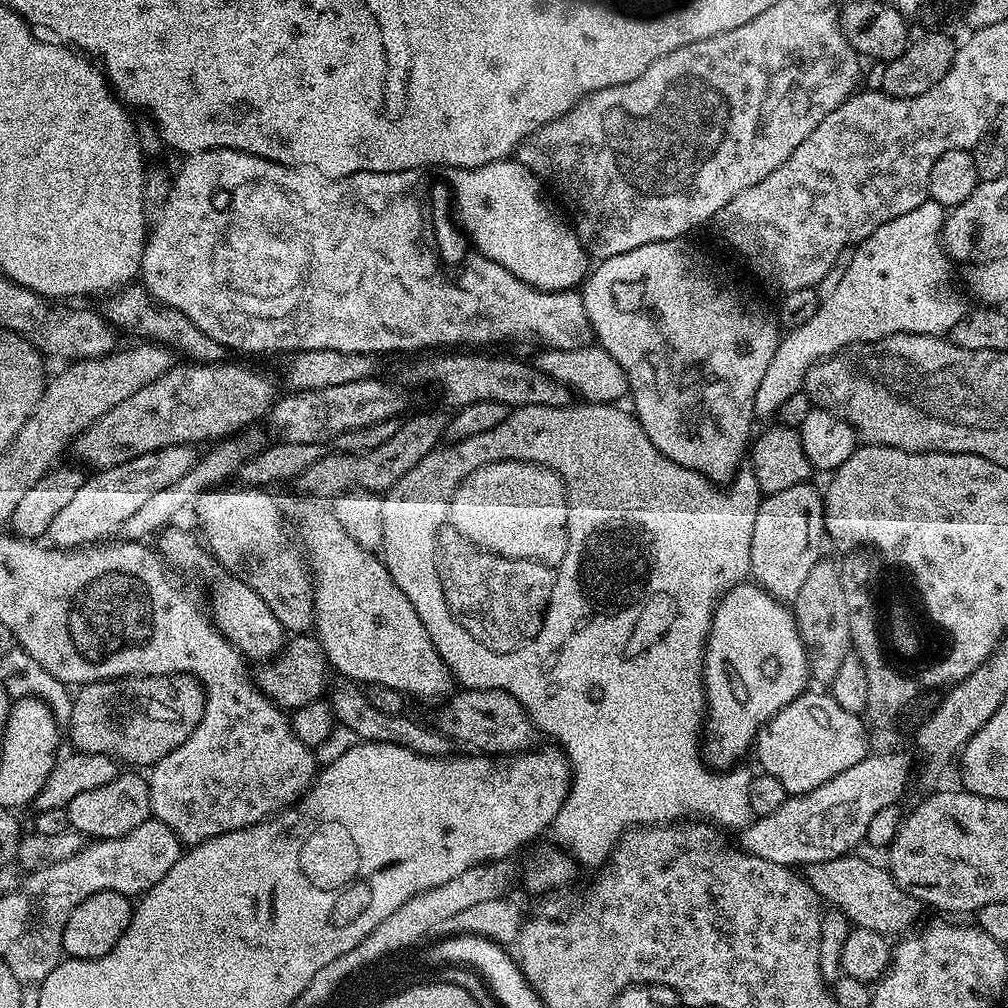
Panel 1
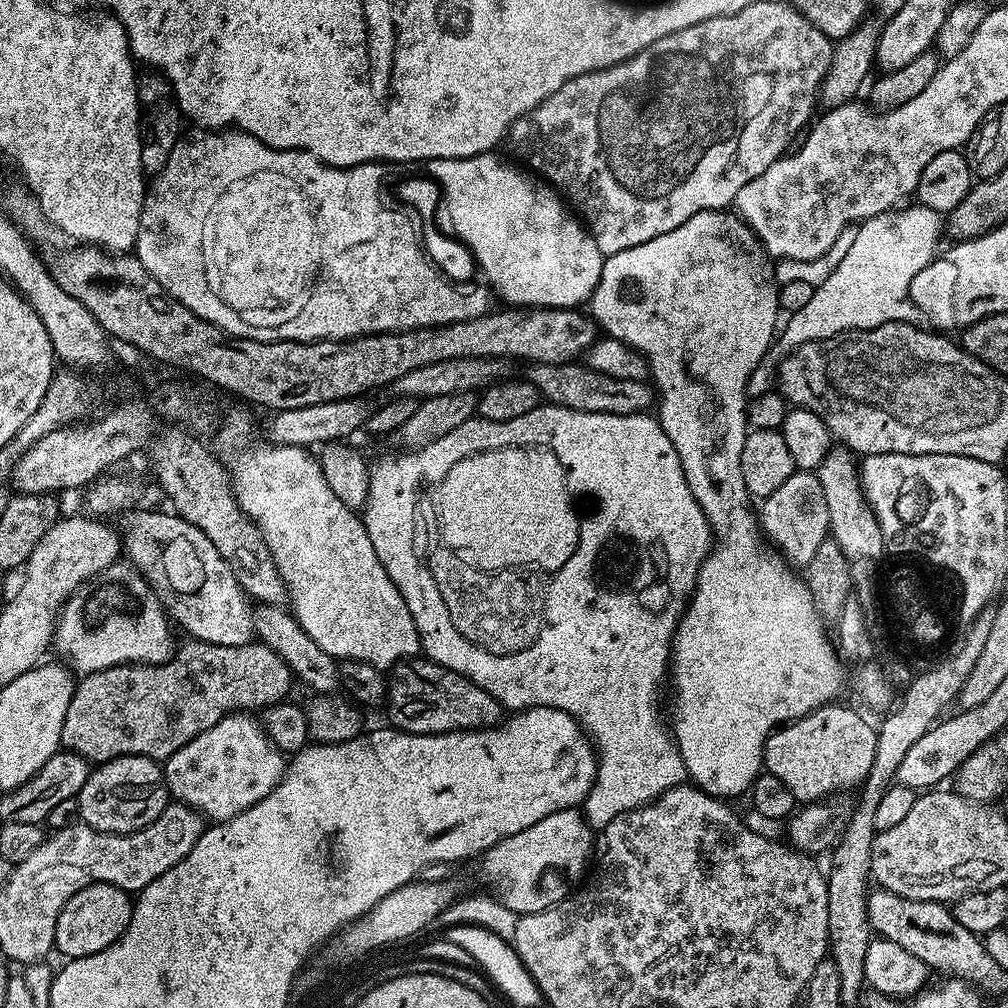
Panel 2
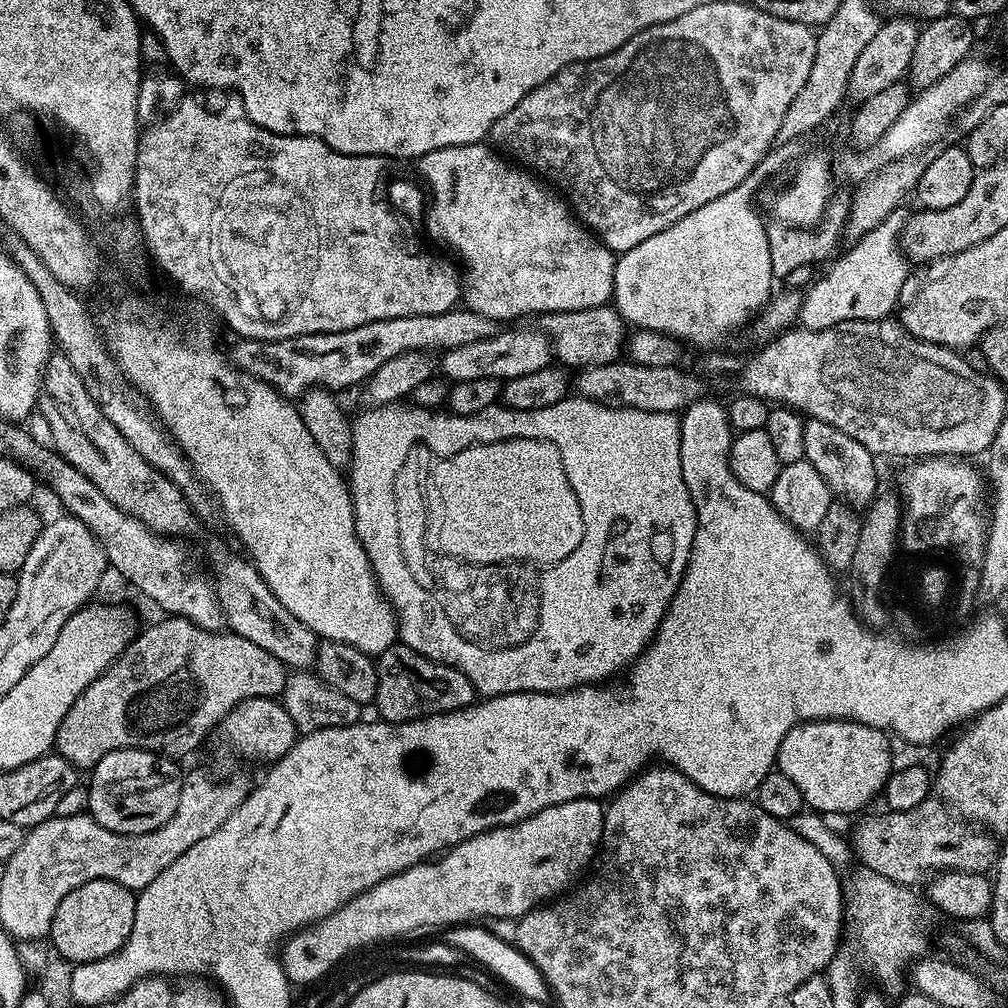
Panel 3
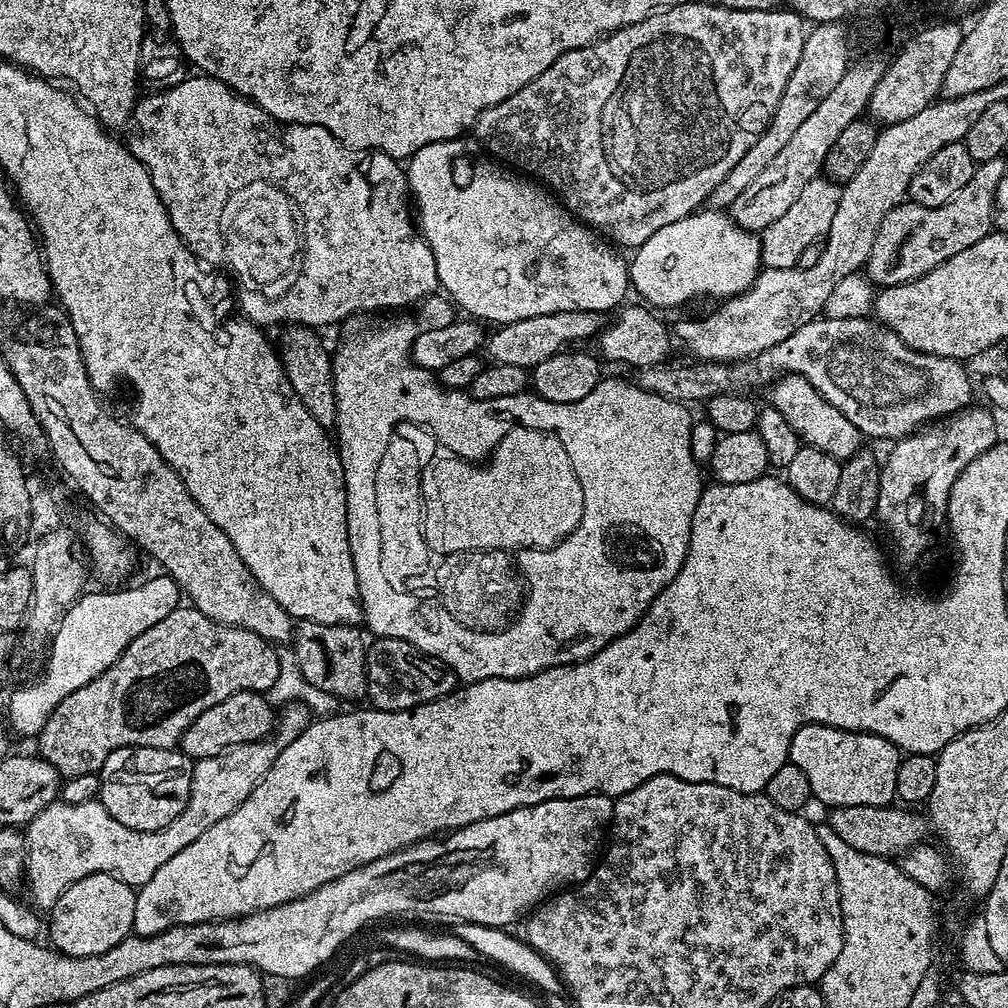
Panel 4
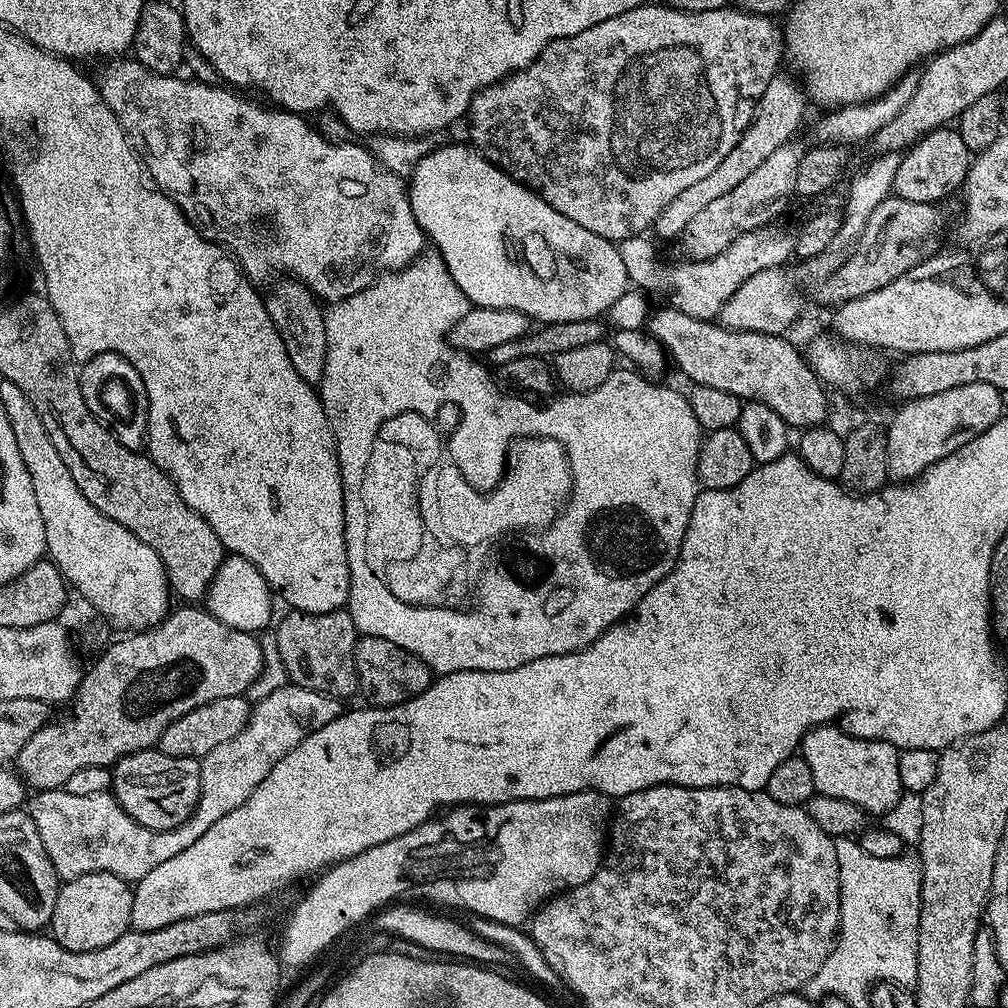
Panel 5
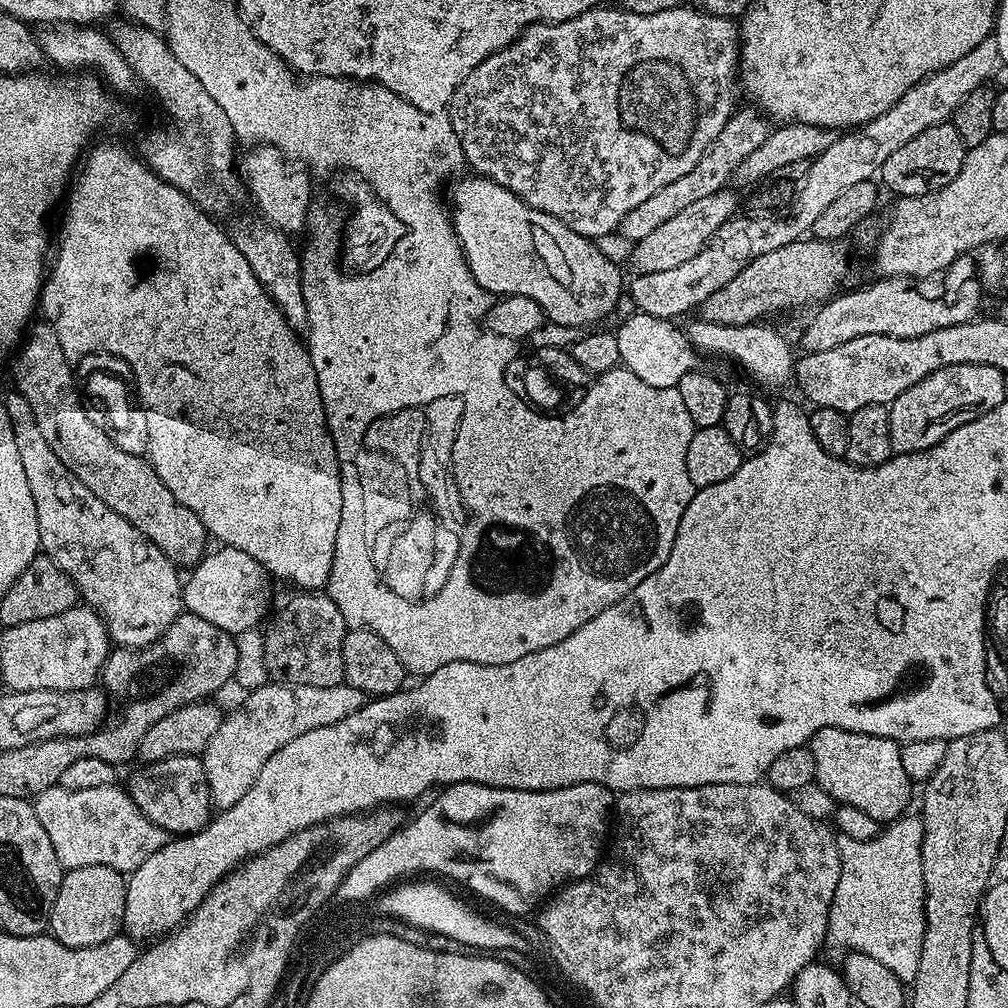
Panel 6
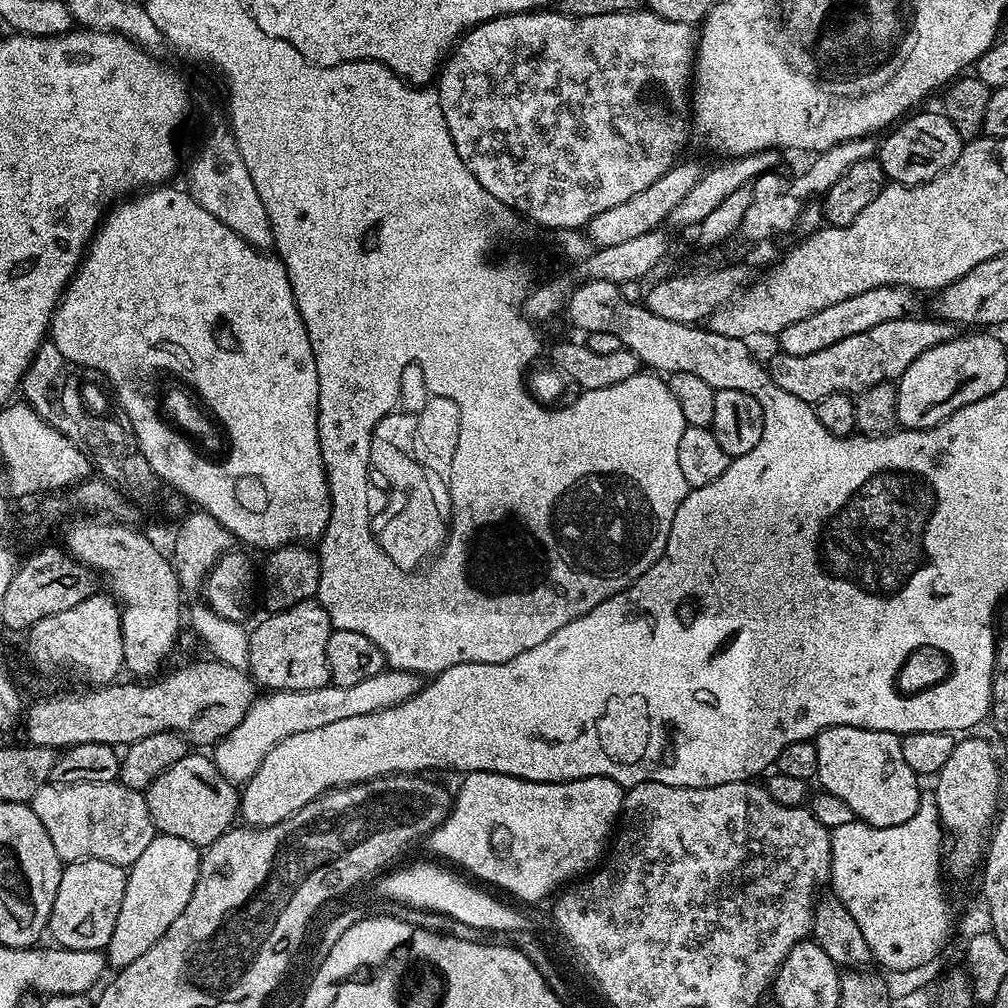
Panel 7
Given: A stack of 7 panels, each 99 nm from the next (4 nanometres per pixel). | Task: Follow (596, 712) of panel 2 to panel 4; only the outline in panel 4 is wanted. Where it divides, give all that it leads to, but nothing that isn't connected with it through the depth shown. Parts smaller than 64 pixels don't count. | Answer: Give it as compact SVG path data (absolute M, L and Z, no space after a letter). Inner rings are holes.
M392 320L389 324L380 324L377 328L368 328L365 332L352 332L348 337L345 338L344 341L340 344L340 349L337 352L334 352L332 356L332 373L334 374L334 394L336 395L336 405L338 406L338 414L336 415L336 426L334 429L334 443L340 453L340 461L342 462L342 470L344 471L344 482L350 482L350 454L352 452L356 452L354 450L354 446L356 446L356 438L354 436L360 436L358 440L370 440L370 446L366 448L366 454L364 456L370 456L372 454L372 450L374 450L374 454L376 454L376 446L382 446L384 448L385 440L388 439L388 436L391 434L393 430L400 424L419 424L422 428L427 428L429 432L432 433L436 438L437 445L441 449L447 450L451 455L457 457L467 458L473 462L480 462L485 459L489 454L491 454L495 448L498 446L500 442L502 442L502 438L506 436L506 434L510 433L510 430L514 430L515 427L532 427L534 430L540 430L542 432L552 433L558 438L559 442L562 442L562 445L566 448L566 453L570 456L570 462L573 463L574 472L577 475L578 482L581 483L582 486L582 502L584 503L584 513L582 514L582 521L584 522L583 526L580 528L580 532L576 532L575 535L571 535L566 538L566 542L563 545L560 545L559 548L574 548L574 544L576 544L576 548L578 548L578 552L576 554L580 554L578 556L578 566L572 566L572 568L578 568L578 572L572 572L572 574L568 574L568 576L560 576L558 580L556 580L556 584L552 586L552 612L550 614L546 614L546 620L544 622L520 622L520 628L512 628L512 632L508 632L508 636L472 636L472 632L464 632L464 628L460 628L460 624L452 624L452 620L448 620L448 616L444 616L444 612L435 613L434 608L428 608L427 604L422 605L422 603L417 603L417 600L411 597L411 594L408 590L403 590L401 592L395 592L394 589L388 587L388 584L385 583L384 577L382 577L380 572L380 562L379 562L379 528L377 528L378 521L376 518L376 510L374 508L368 508L368 506L374 506L373 498L370 498L370 502L354 502L352 498L346 498L346 506L366 506L366 508L346 508L346 538L350 542L350 558L354 558L354 574L358 578L358 594L360 595L360 610L362 613L362 624L365 629L371 634L373 637L379 638L385 636L386 638L398 638L399 640L405 640L406 642L410 642L410 646L414 646L420 652L425 652L426 655L432 657L433 660L446 665L450 671L456 675L457 681L463 682L464 684L473 684L474 682L482 682L486 678L510 678L511 680L521 680L522 678L526 678L527 676L533 676L534 674L538 674L544 670L550 670L551 668L557 668L558 666L562 666L563 664L576 664L580 660L588 660L590 657L596 653L598 650L602 650L605 646L610 643L612 640L617 640L619 636L626 635L630 629L633 628L640 621L641 616L644 615L646 609L649 608L650 605L654 602L654 598L658 598L658 594L661 592L664 587L666 587L670 581L682 570L682 562L686 558L686 554L688 553L688 543L690 542L690 526L692 525L692 519L694 518L694 510L698 506L698 498L703 494L704 489L706 487L706 480L703 480L700 477L700 468L701 465L694 458L694 454L692 453L692 430L694 427L694 419L692 420L692 416L687 412L685 405L678 400L671 400L670 398L662 398L662 394L654 394L653 392L648 392L645 388L641 388L639 383L633 382L632 384L628 380L608 380L608 378L601 379L601 382L598 386L594 386L594 390L590 390L590 394L586 394L586 398L582 398L579 402L546 402L546 398L542 398L541 396L535 394L521 394L519 396L511 396L510 398L490 398L489 400L475 400L471 394L464 390L449 390L444 387L443 384L440 383L439 379L433 373L427 372L425 368L419 368L417 364L413 364L412 362L412 344L416 340L416 333L418 331L417 325L414 326L408 320Z

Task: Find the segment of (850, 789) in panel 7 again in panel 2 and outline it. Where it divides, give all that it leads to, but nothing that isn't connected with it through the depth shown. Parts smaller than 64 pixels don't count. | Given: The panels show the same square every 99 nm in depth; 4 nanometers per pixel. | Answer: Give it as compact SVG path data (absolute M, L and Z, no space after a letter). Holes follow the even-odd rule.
M840 702L823 704L820 708L815 708L814 711L806 713L805 716L798 717L797 720L791 721L779 728L769 736L764 743L764 762L763 767L770 774L774 774L774 778L780 779L783 784L790 789L790 794L794 794L797 802L819 802L825 798L831 797L833 794L840 794L843 788L855 789L857 786L864 783L865 778L870 774L870 766L874 766L874 746L876 745L876 728L873 725L868 725L858 713L852 708L843 708Z

